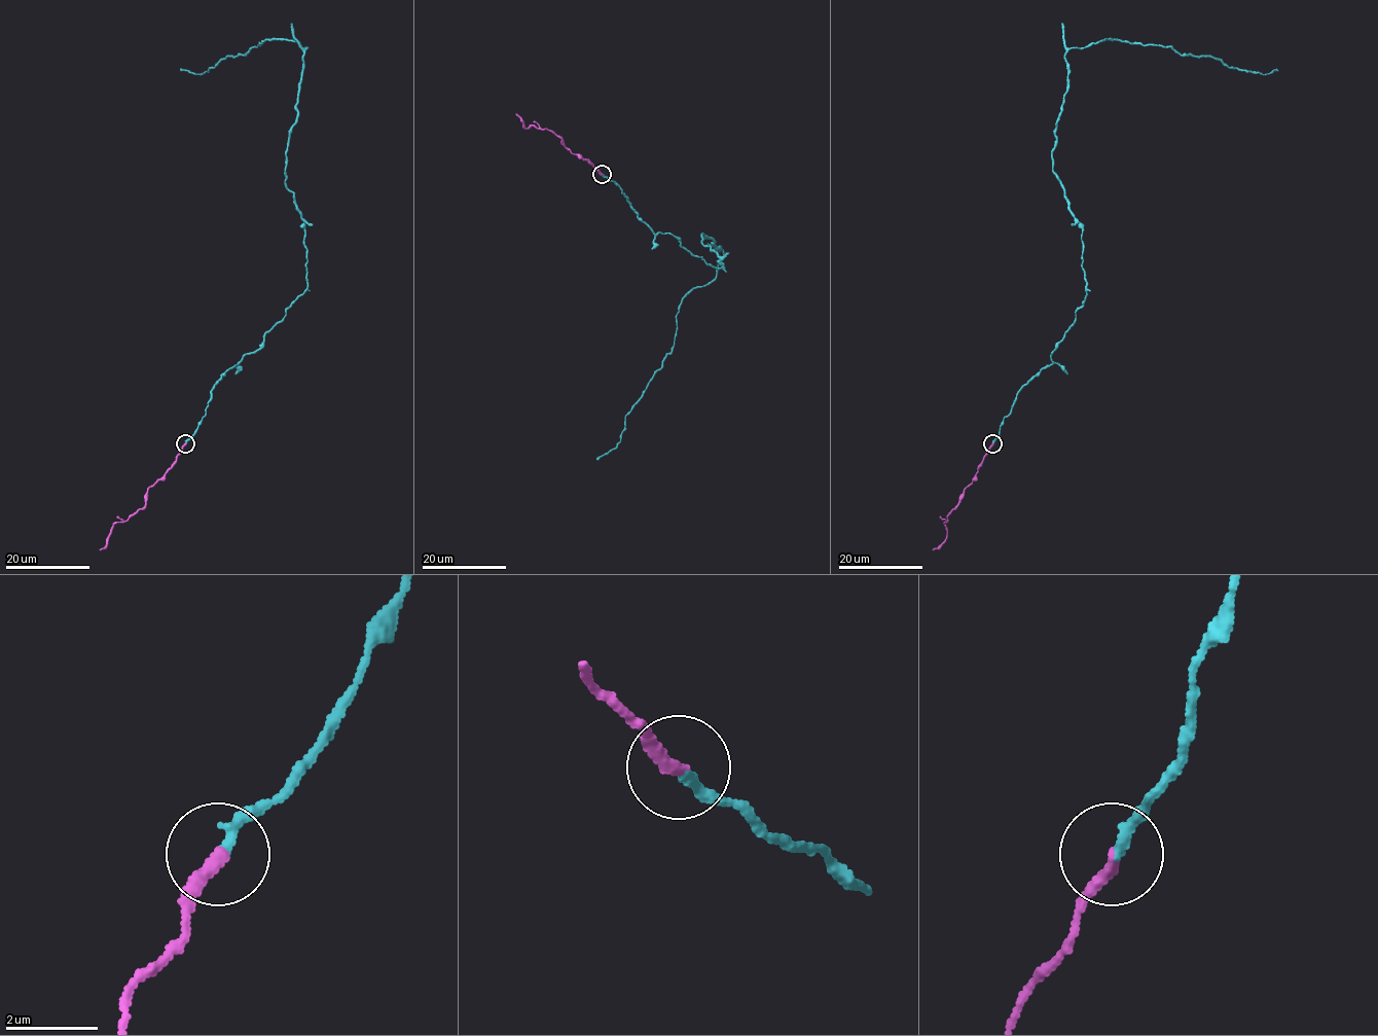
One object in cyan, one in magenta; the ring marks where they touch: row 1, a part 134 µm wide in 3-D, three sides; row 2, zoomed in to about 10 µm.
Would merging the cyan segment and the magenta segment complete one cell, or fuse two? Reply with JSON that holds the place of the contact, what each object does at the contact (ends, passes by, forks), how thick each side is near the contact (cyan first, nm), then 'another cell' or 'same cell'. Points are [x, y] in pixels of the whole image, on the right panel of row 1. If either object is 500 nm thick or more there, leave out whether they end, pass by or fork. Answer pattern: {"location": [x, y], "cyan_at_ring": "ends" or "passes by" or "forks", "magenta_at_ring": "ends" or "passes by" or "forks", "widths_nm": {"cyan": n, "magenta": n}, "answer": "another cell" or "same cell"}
{"location": [992, 443], "cyan_at_ring": "ends", "magenta_at_ring": "ends", "widths_nm": {"cyan": 240, "magenta": 320}, "answer": "same cell"}

